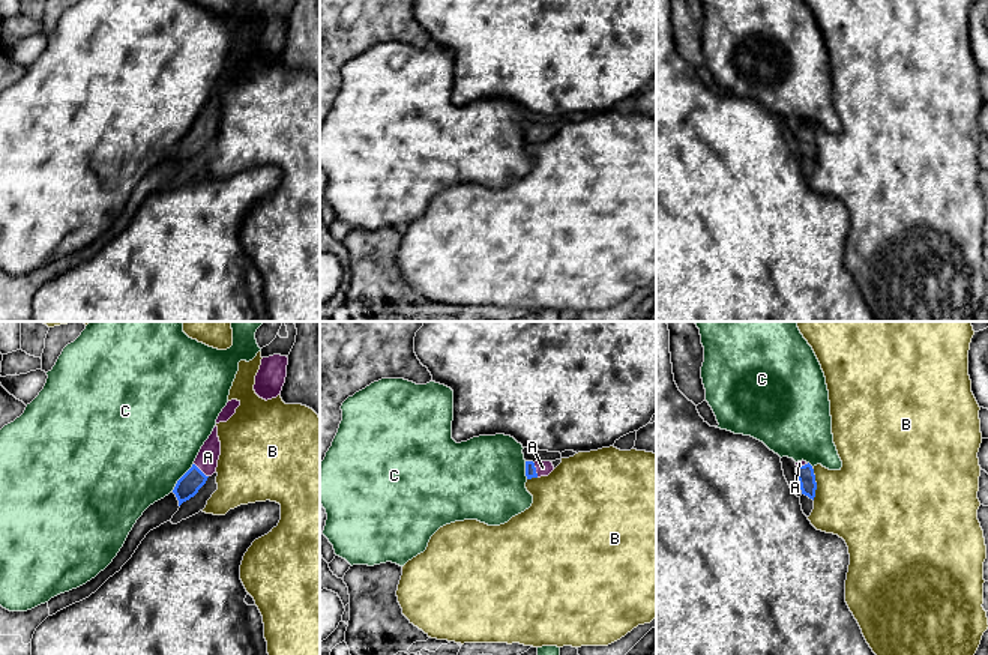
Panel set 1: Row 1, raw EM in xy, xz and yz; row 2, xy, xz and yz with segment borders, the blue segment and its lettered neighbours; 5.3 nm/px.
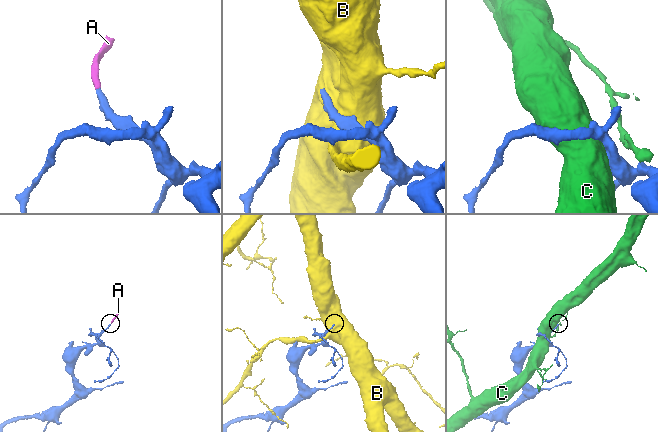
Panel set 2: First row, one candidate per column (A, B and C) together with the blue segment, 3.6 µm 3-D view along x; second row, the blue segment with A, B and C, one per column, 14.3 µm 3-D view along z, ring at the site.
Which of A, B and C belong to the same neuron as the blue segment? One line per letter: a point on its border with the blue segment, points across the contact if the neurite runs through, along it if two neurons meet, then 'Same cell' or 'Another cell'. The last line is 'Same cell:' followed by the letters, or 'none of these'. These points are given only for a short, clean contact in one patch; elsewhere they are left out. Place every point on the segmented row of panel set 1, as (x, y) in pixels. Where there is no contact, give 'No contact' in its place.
A: Touches blue at xy (200, 470). Path across: xy (188, 485), (200, 470), (207, 457). Same cell
B: Touches blue at yz (816, 484). Another cell
C: Touches blue at xy (182, 476). Another cell
Same cell: A

